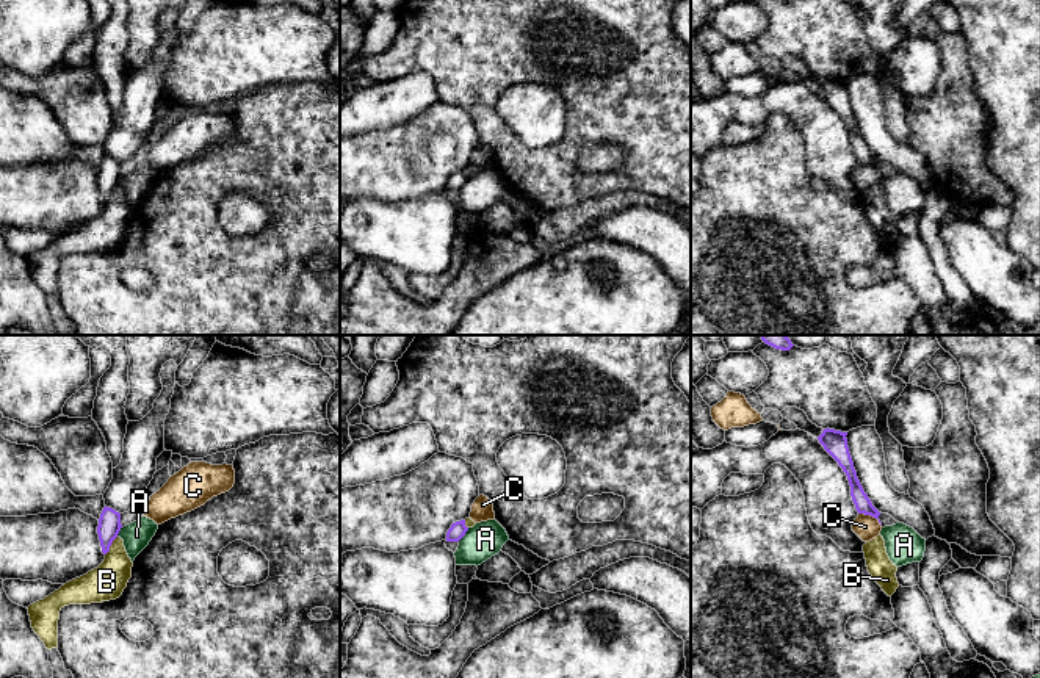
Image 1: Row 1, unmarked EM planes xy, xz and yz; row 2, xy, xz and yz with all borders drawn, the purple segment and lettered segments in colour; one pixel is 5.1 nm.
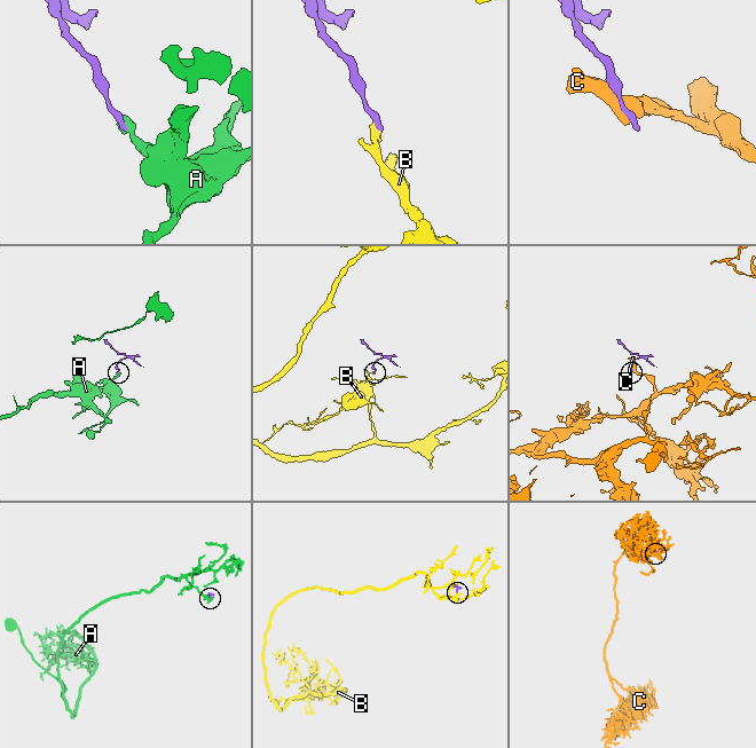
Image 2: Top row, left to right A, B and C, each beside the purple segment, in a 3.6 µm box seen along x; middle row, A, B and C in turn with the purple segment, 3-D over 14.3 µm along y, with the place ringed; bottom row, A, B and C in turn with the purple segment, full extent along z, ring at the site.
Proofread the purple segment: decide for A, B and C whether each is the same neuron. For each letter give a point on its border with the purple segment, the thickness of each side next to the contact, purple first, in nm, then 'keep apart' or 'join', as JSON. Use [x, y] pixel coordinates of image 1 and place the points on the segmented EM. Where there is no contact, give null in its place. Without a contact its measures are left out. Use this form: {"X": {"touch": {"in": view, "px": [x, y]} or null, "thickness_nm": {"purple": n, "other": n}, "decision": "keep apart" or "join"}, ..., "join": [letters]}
{"A": {"touch": {"in": "xz", "px": [464, 534]}, "thickness_nm": {"purple": 90, "other": 190}, "decision": "keep apart"}, "B": {"touch": {"in": "xy", "px": [110, 545]}, "thickness_nm": {"purple": 120, "other": 180}, "decision": "keep apart"}, "C": {"touch": {"in": "yz", "px": [871, 515]}, "thickness_nm": {"purple": 90, "other": 120}, "decision": "keep apart"}, "join": []}

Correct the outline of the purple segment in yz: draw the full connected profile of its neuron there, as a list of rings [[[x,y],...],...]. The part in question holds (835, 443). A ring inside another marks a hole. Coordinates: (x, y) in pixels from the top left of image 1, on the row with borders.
[[[827,427],[822,431],[818,440],[846,473],[849,485],[850,485],[850,496],[852,496],[857,512],[871,515],[879,520],[880,512],[872,506],[871,499],[865,493],[857,478],[857,471],[854,468],[854,462],[849,453],[846,435],[847,432]]]

